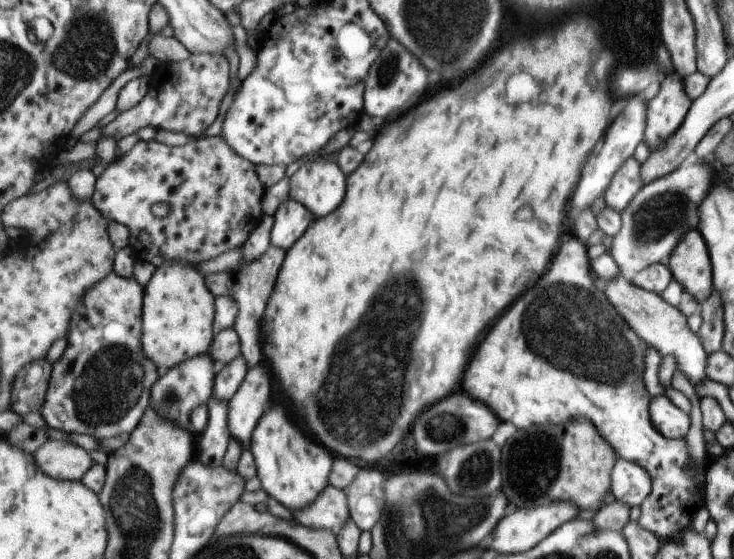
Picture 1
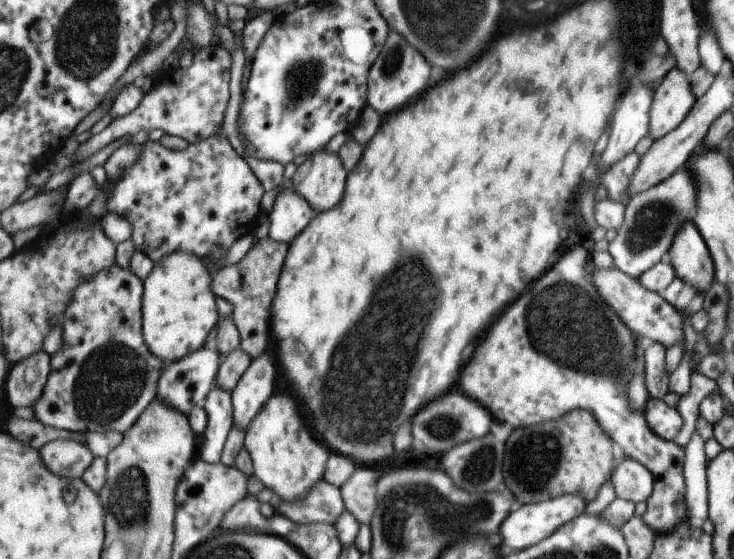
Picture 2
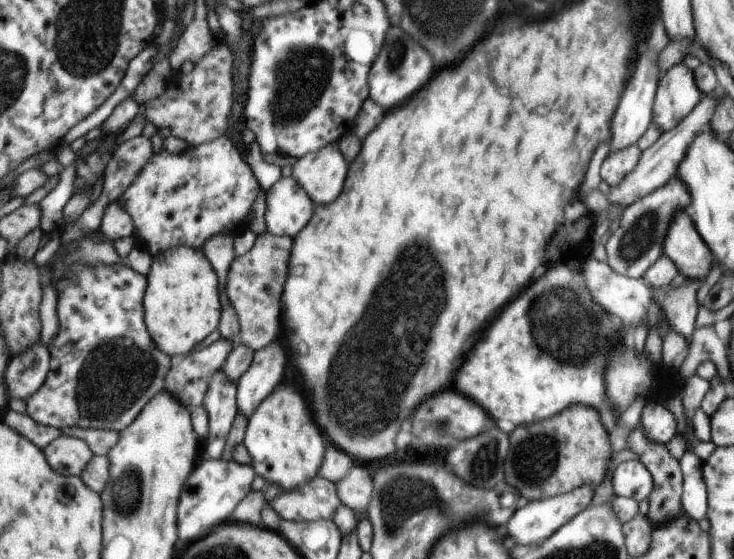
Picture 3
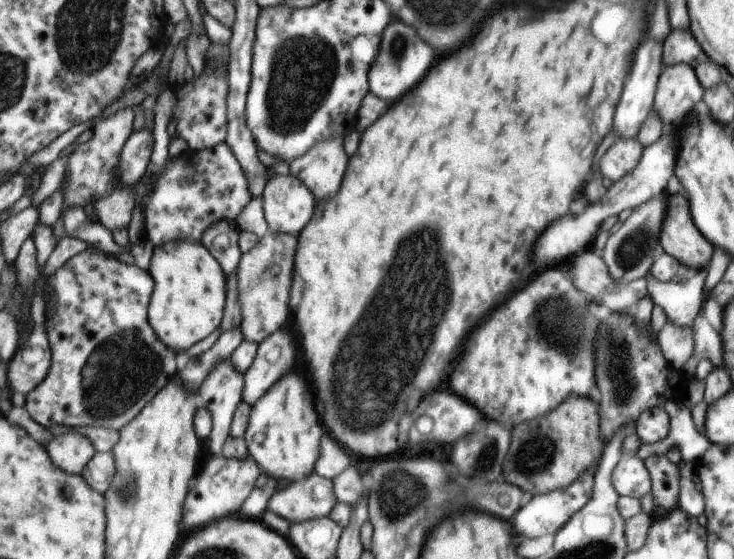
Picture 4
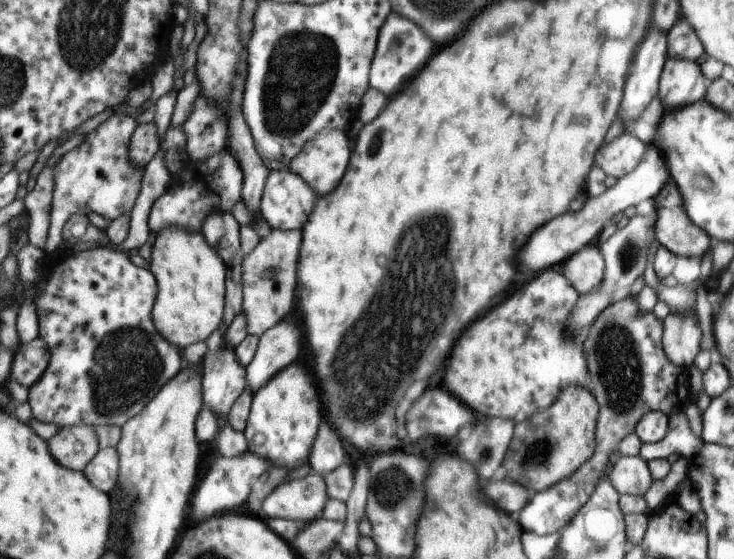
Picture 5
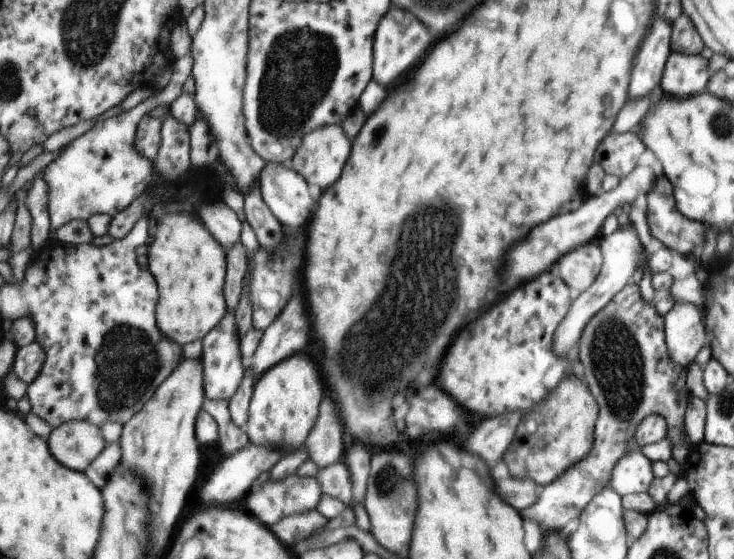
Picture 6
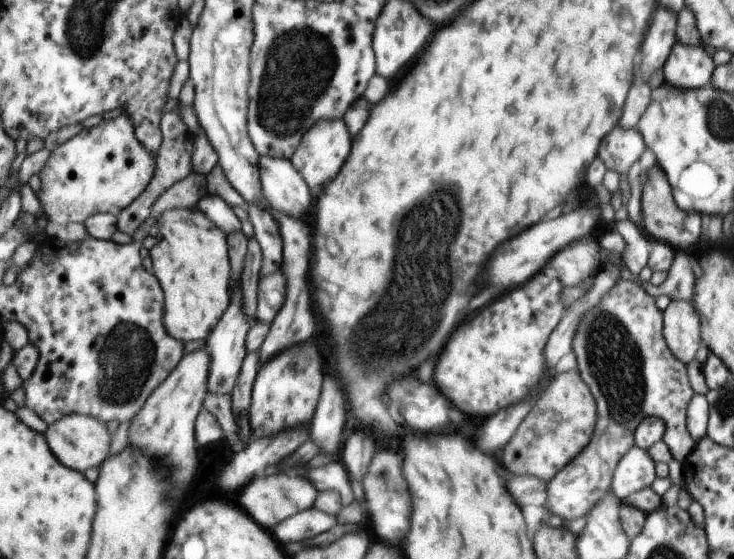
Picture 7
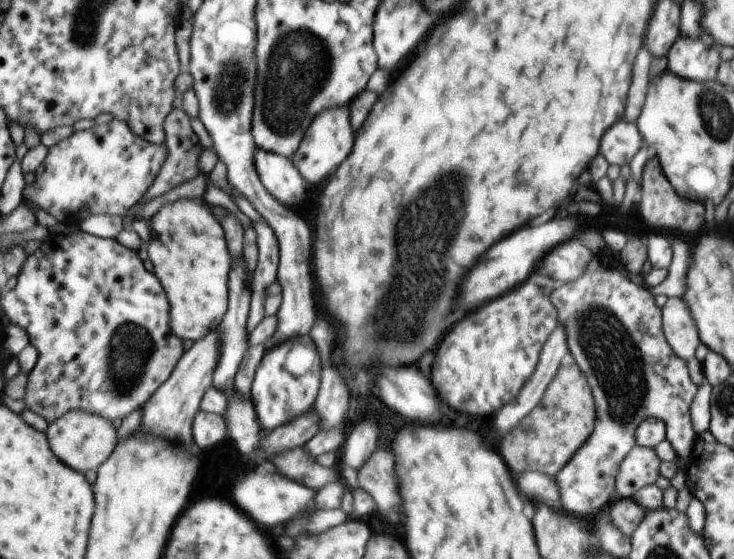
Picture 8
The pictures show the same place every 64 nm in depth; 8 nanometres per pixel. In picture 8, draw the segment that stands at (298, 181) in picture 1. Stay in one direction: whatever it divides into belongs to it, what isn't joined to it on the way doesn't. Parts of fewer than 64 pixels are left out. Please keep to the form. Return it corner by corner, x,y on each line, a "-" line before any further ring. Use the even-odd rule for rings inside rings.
348,106
324,109
313,118
304,140
301,141
300,148
291,159
302,178
312,188
312,186
318,186
320,182
328,180
336,172
340,162
350,154
352,142
354,142
354,130
350,126

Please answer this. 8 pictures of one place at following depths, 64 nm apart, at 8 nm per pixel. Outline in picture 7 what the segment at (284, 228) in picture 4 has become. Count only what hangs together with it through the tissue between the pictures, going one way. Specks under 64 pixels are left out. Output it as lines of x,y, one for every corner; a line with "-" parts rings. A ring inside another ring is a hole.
261,156
261,177
271,203
289,217
300,219
316,200
291,159

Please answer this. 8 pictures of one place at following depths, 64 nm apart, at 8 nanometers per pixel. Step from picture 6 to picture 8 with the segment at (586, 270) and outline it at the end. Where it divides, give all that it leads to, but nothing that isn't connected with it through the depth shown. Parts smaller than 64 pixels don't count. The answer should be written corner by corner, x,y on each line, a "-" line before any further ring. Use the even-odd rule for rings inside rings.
564,241
548,251
541,262
544,272
557,284
575,281
594,258
594,253
579,241

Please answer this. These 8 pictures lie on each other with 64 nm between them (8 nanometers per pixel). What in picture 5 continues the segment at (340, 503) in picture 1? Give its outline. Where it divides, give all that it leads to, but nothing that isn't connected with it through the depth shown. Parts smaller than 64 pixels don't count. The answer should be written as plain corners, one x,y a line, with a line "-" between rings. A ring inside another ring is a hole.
312,472
300,480
286,481
265,498
262,518
310,522
322,515
327,498
325,479

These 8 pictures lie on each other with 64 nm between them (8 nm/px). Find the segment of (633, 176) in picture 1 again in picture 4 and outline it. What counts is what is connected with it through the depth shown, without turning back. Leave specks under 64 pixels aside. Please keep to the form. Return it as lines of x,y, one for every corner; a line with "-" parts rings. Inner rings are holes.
618,138
600,158
600,172
614,182
620,180
638,164
643,150
644,147
637,138

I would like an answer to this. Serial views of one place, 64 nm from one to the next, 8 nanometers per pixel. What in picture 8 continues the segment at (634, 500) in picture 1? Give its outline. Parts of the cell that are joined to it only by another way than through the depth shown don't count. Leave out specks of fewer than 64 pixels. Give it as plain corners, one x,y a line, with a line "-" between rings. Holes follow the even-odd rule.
635,444
620,463
616,477
616,498
632,498
636,492
658,480
660,459
654,449

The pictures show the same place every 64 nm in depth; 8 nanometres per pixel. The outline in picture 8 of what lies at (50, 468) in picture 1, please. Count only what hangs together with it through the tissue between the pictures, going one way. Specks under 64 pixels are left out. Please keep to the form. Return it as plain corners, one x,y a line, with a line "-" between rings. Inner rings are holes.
86,409
71,410
60,421
49,425
47,433
53,451
68,466
87,473
89,470
98,471
116,452
119,445
119,430
112,419

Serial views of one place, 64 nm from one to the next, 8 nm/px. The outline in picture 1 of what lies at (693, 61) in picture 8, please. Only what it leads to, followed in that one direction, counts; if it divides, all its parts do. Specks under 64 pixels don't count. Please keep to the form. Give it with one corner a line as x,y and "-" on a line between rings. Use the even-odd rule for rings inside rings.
676,72
665,76
659,92
649,101
645,143
651,151
680,128
693,102
687,97
683,79

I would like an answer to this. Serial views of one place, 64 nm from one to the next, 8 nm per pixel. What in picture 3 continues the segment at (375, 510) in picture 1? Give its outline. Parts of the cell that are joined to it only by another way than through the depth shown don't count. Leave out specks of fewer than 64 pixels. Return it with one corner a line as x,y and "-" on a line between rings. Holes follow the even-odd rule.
356,463
336,485
341,502
351,508
356,516
360,513
366,518
373,493
373,480
365,466

